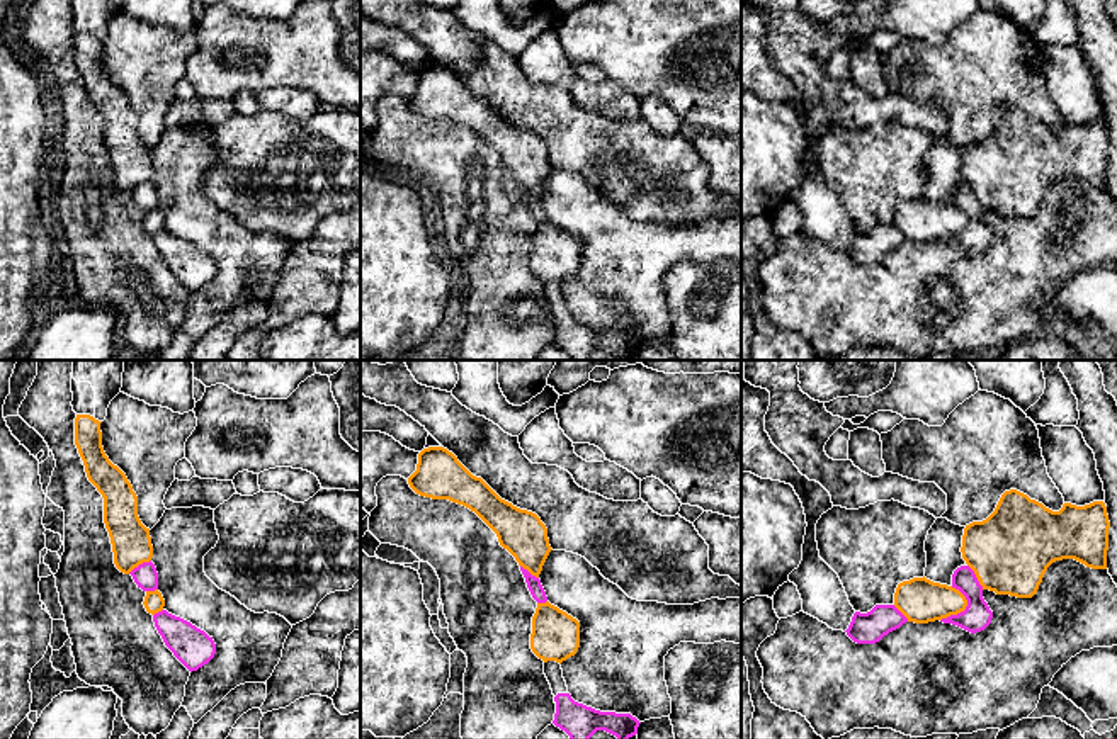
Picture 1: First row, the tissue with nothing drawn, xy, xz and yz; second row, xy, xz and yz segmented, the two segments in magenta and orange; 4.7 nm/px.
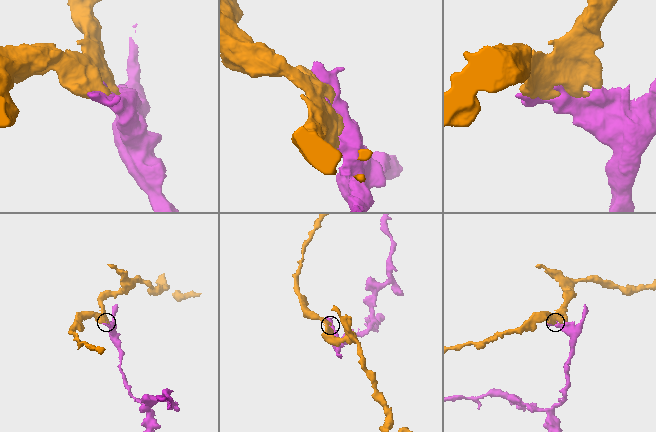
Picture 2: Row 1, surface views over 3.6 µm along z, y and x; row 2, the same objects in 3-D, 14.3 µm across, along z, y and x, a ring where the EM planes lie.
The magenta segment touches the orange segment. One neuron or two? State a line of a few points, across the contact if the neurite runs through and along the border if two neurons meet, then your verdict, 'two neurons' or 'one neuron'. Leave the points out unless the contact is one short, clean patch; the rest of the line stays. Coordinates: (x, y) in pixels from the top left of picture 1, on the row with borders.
two neurons

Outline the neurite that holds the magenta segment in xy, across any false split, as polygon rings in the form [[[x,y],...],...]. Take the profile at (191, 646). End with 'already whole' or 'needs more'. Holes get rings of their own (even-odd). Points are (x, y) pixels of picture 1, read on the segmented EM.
[[[162,610],[153,615],[155,627],[165,646],[192,673],[207,664],[216,654],[216,644],[204,630],[190,622]]]; already whole

